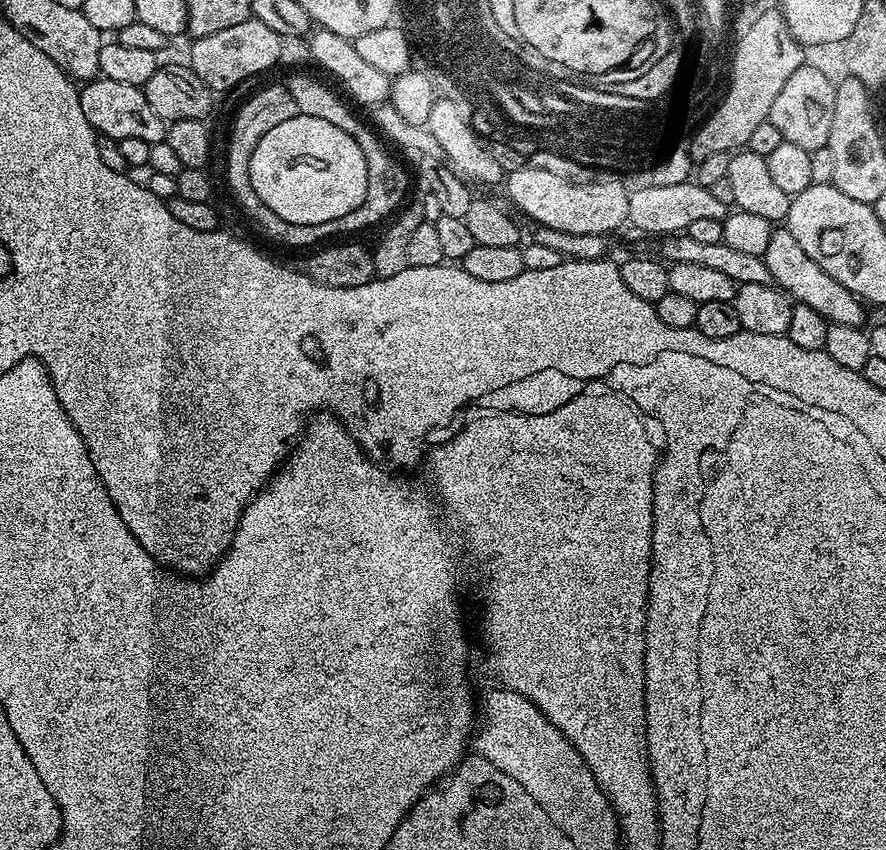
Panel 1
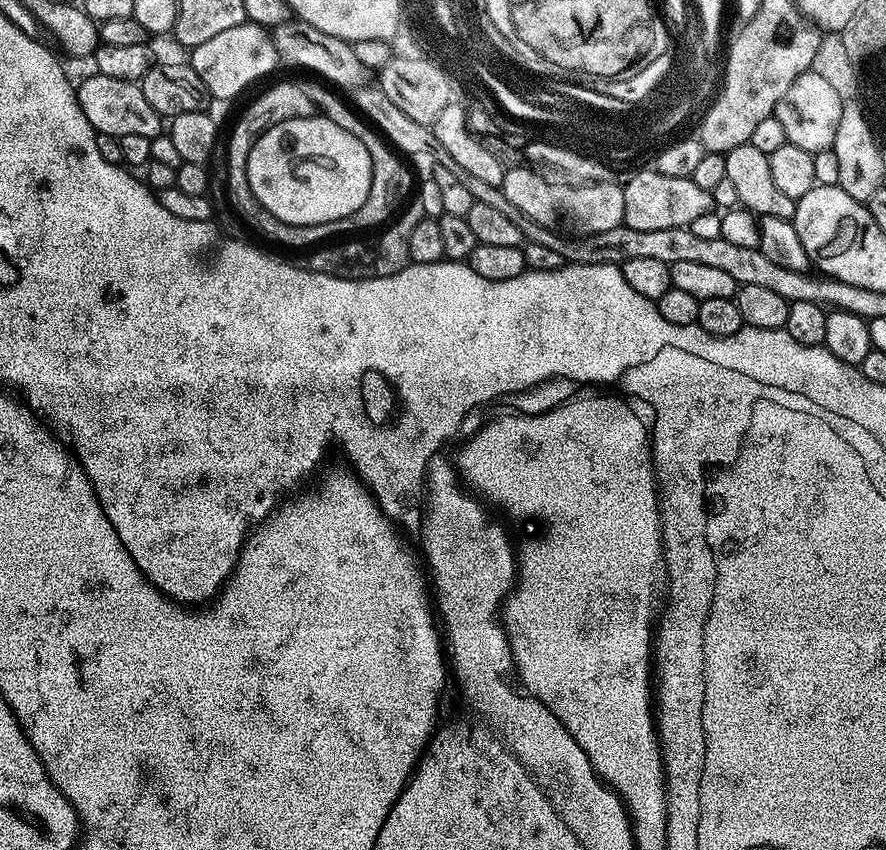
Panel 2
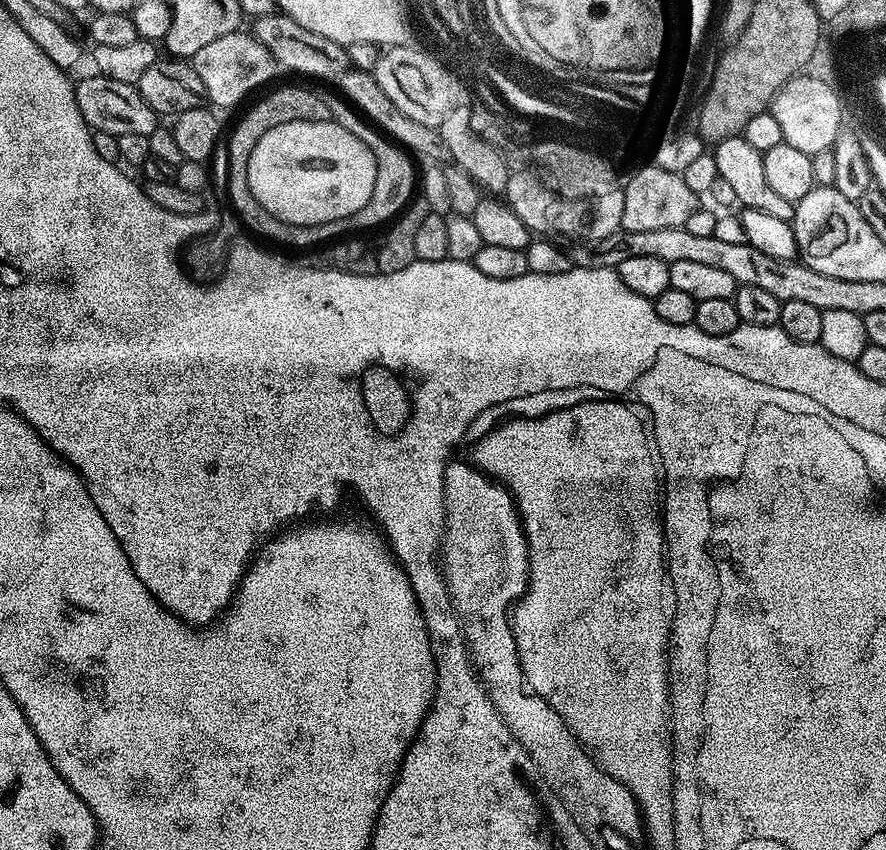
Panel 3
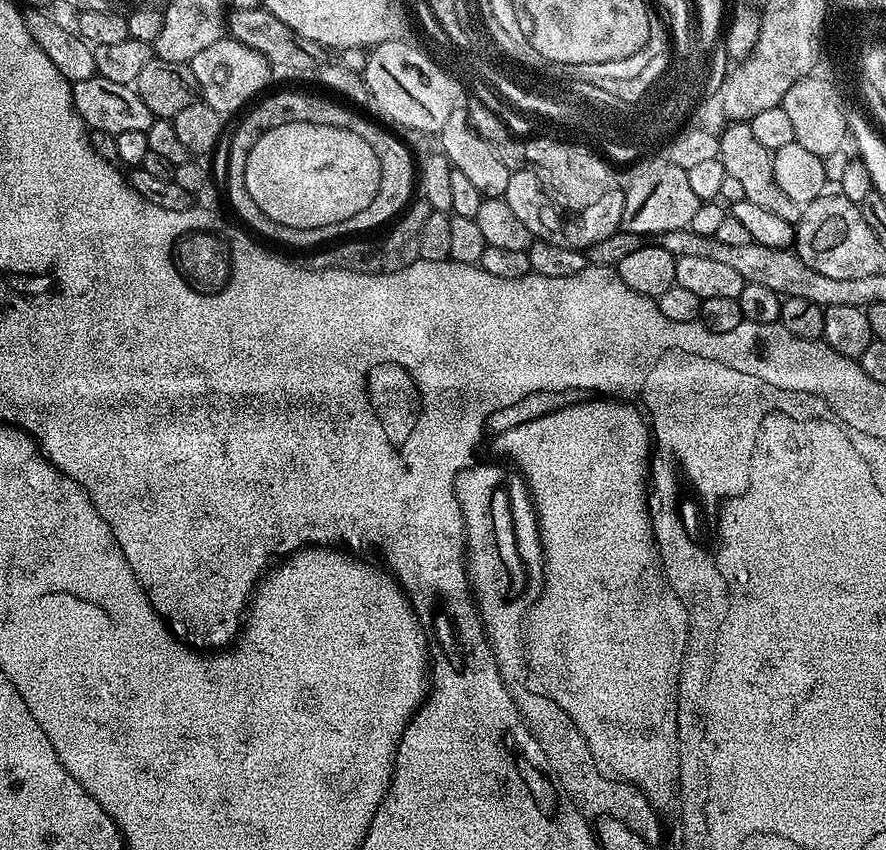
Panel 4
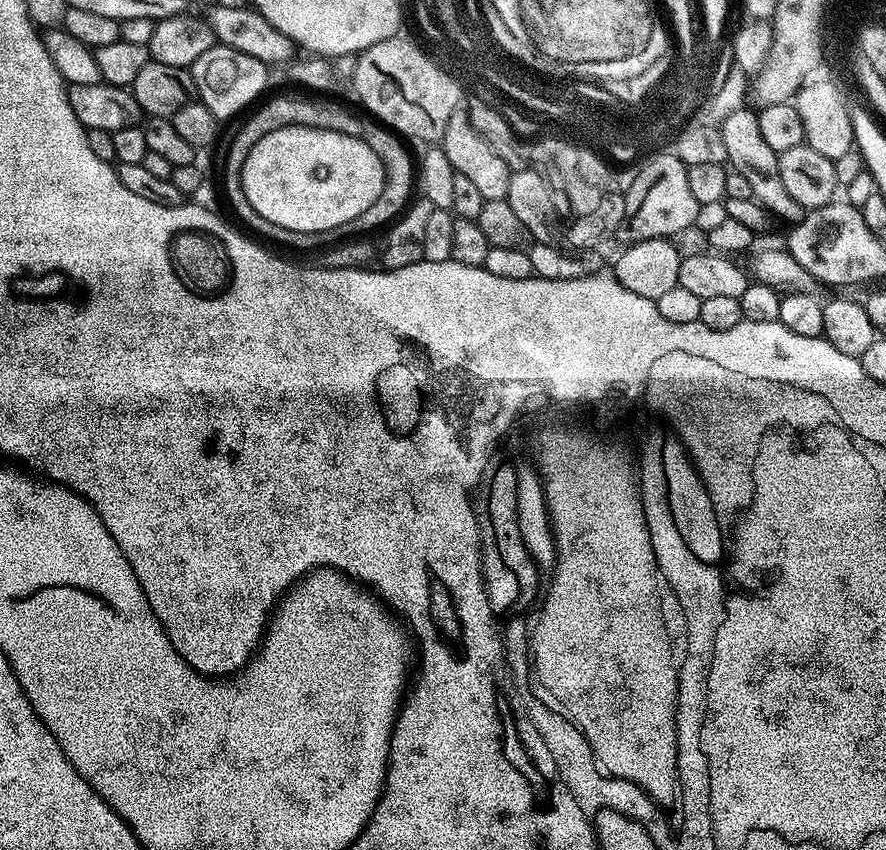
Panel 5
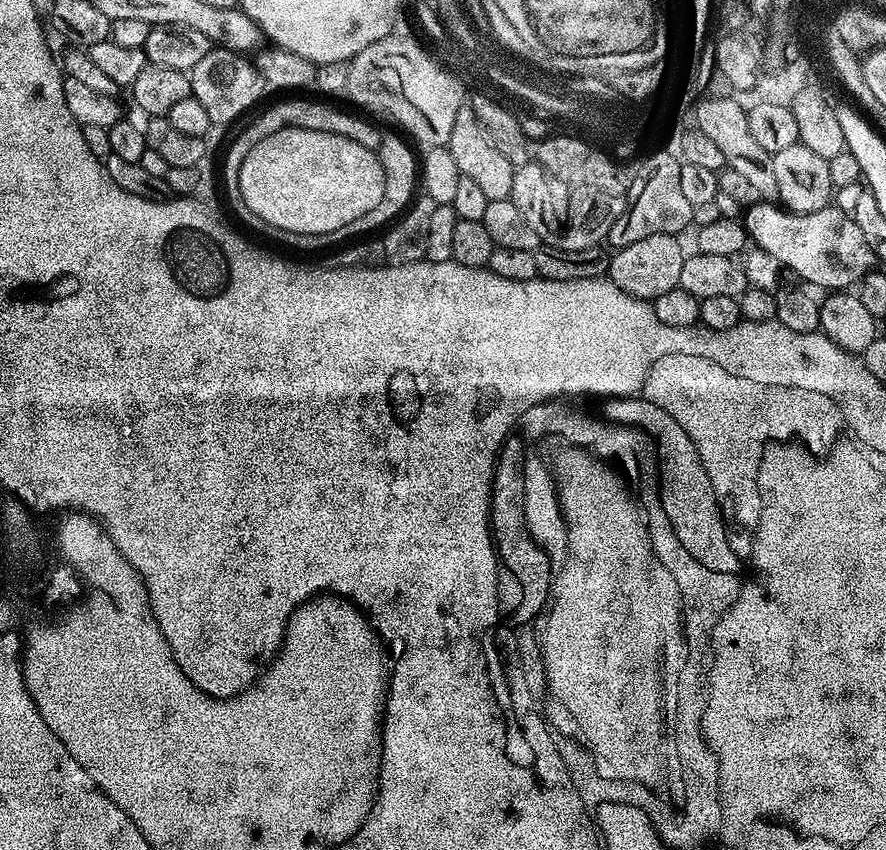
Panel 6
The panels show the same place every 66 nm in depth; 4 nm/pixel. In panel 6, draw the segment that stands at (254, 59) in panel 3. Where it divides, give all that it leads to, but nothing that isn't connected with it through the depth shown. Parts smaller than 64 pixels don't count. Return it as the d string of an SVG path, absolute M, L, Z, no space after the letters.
M213 46L194 66L190 73L192 77L192 95L210 114L213 125L228 124L236 120L247 108L252 108L260 100L260 95L266 92L264 79L260 77L255 63L247 55L239 52L232 52L228 48Z

